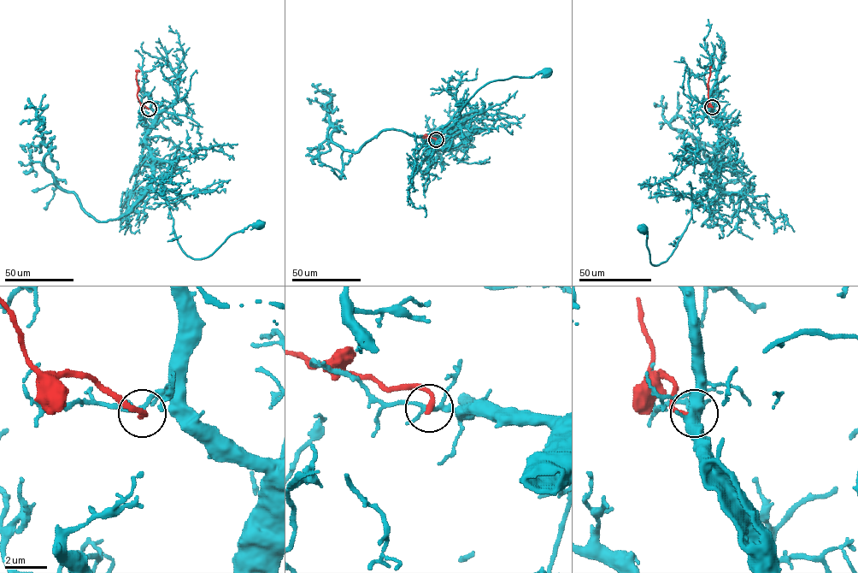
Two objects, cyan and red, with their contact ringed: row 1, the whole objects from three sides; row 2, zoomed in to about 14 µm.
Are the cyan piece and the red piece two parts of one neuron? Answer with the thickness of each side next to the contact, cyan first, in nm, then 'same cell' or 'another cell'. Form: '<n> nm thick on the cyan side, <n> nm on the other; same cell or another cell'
170 nm thick on the cyan side, 260 nm on the other; another cell

